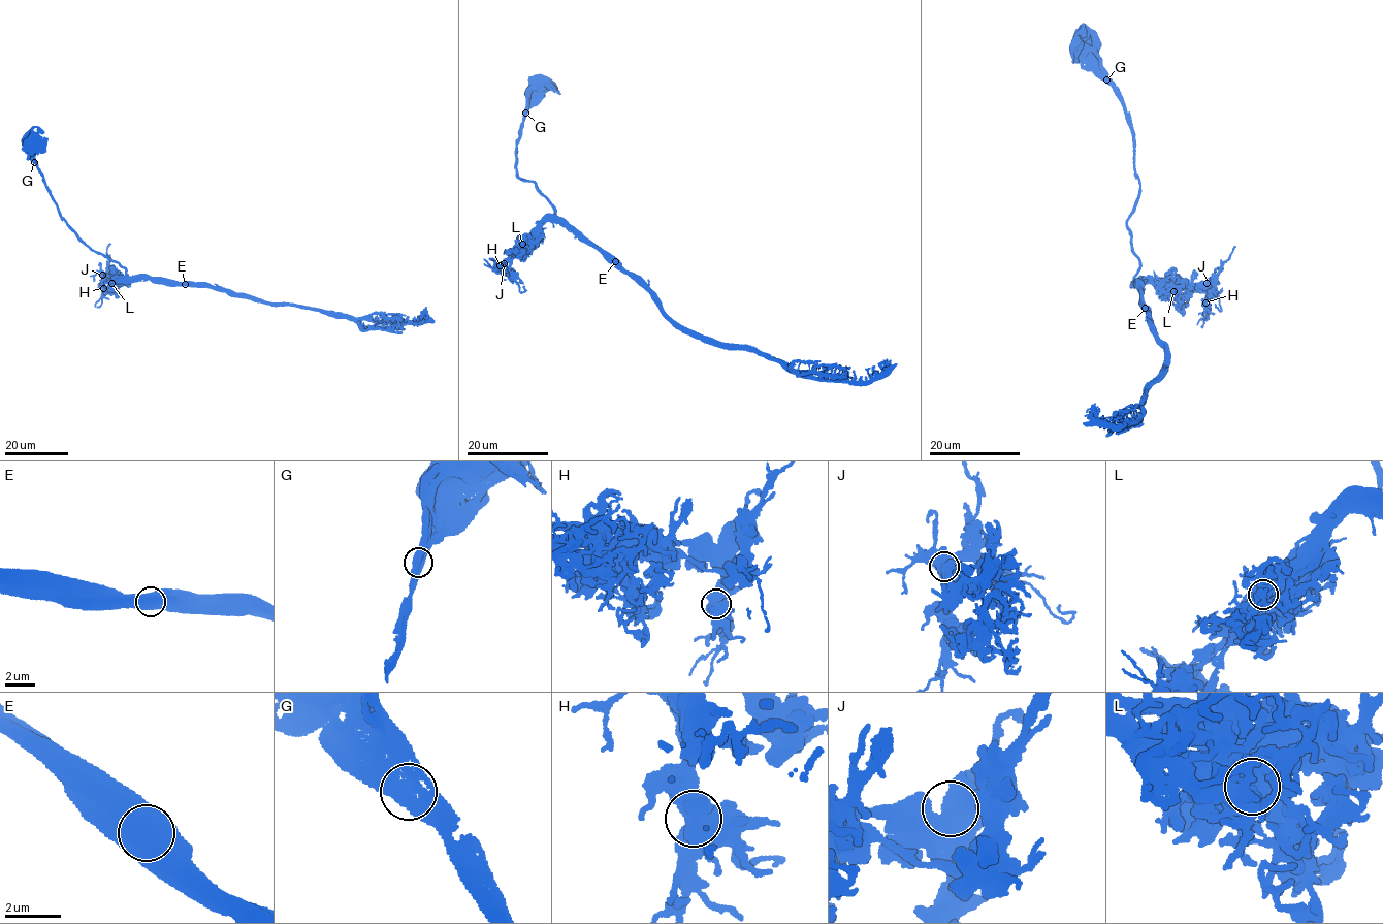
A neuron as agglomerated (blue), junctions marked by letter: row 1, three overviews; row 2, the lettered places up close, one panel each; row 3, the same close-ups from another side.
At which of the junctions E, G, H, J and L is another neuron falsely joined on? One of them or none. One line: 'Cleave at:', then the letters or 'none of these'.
Cleave at: E

